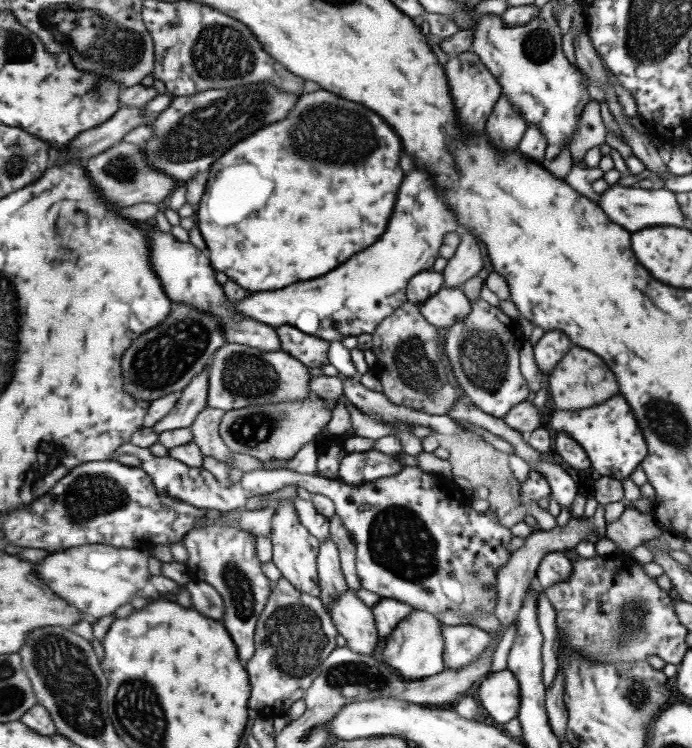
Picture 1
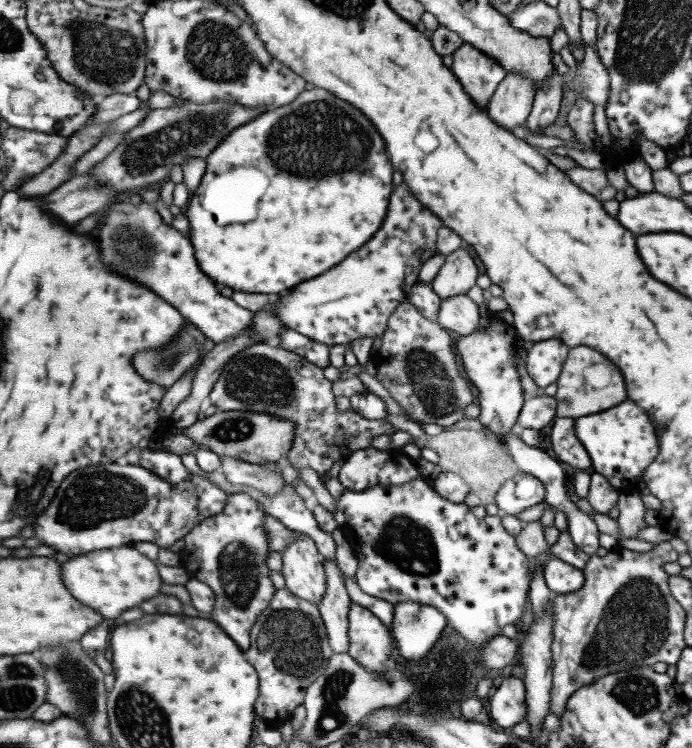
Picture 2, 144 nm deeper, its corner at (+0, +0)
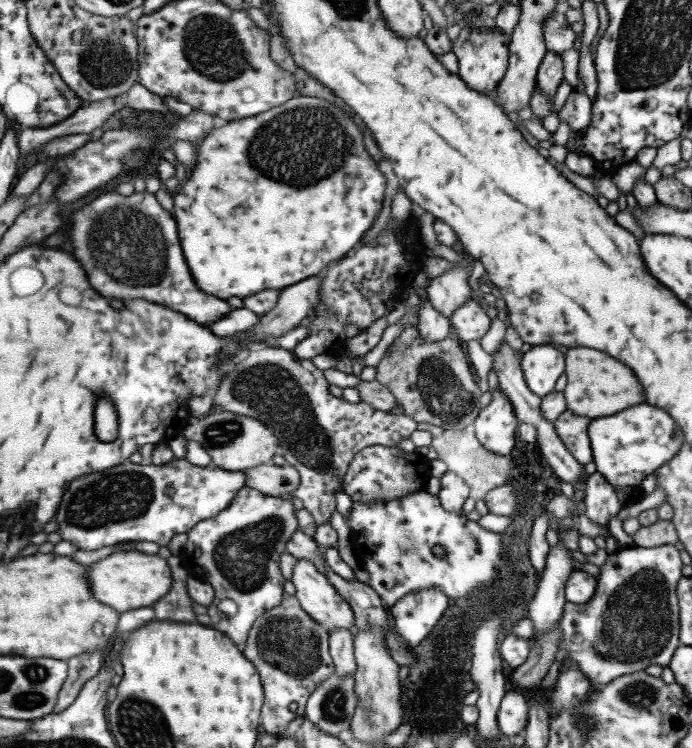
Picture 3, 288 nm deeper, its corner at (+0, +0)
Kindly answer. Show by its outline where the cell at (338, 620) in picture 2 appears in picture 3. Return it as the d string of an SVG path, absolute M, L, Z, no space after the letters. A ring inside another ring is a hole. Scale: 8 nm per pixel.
M333 628L331 634L331 656L335 660L337 676L347 678L357 672L357 656L355 656L355 638L349 628Z

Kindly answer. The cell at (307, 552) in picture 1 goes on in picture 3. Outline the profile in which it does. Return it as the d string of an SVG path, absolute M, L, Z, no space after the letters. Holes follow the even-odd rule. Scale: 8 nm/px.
M299 558L295 576L291 582L297 586L297 598L301 600L303 610L315 618L323 628L333 634L333 628L351 628L357 626L355 610L347 604L343 594L329 582L325 574L319 572L315 562Z

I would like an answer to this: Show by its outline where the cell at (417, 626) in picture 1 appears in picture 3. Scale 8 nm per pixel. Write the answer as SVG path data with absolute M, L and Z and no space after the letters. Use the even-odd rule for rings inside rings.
M429 588L399 600L399 604L391 608L389 618L403 642L407 642L411 648L419 648L419 644L423 644L443 620L449 606L451 602L443 588Z

